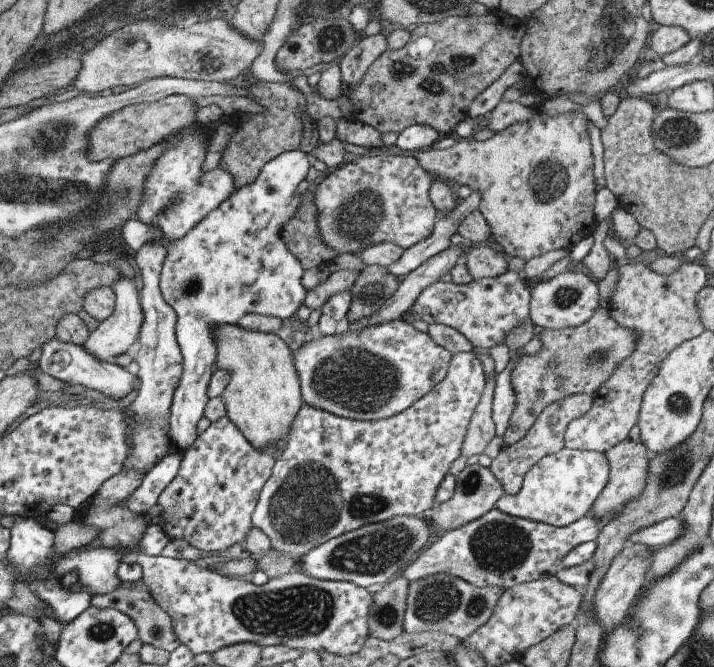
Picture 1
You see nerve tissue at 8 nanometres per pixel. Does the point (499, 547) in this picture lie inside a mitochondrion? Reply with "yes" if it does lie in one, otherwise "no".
yes

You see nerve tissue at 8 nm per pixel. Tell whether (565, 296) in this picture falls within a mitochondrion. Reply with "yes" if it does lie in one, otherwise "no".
yes

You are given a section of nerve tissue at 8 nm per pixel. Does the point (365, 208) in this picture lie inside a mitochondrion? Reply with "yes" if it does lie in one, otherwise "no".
yes

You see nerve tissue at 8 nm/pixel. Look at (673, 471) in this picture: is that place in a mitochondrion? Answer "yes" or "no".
yes

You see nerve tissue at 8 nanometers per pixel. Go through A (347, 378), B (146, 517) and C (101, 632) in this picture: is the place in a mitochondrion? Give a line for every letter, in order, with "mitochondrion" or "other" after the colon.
A: mitochondrion
B: other
C: mitochondrion

